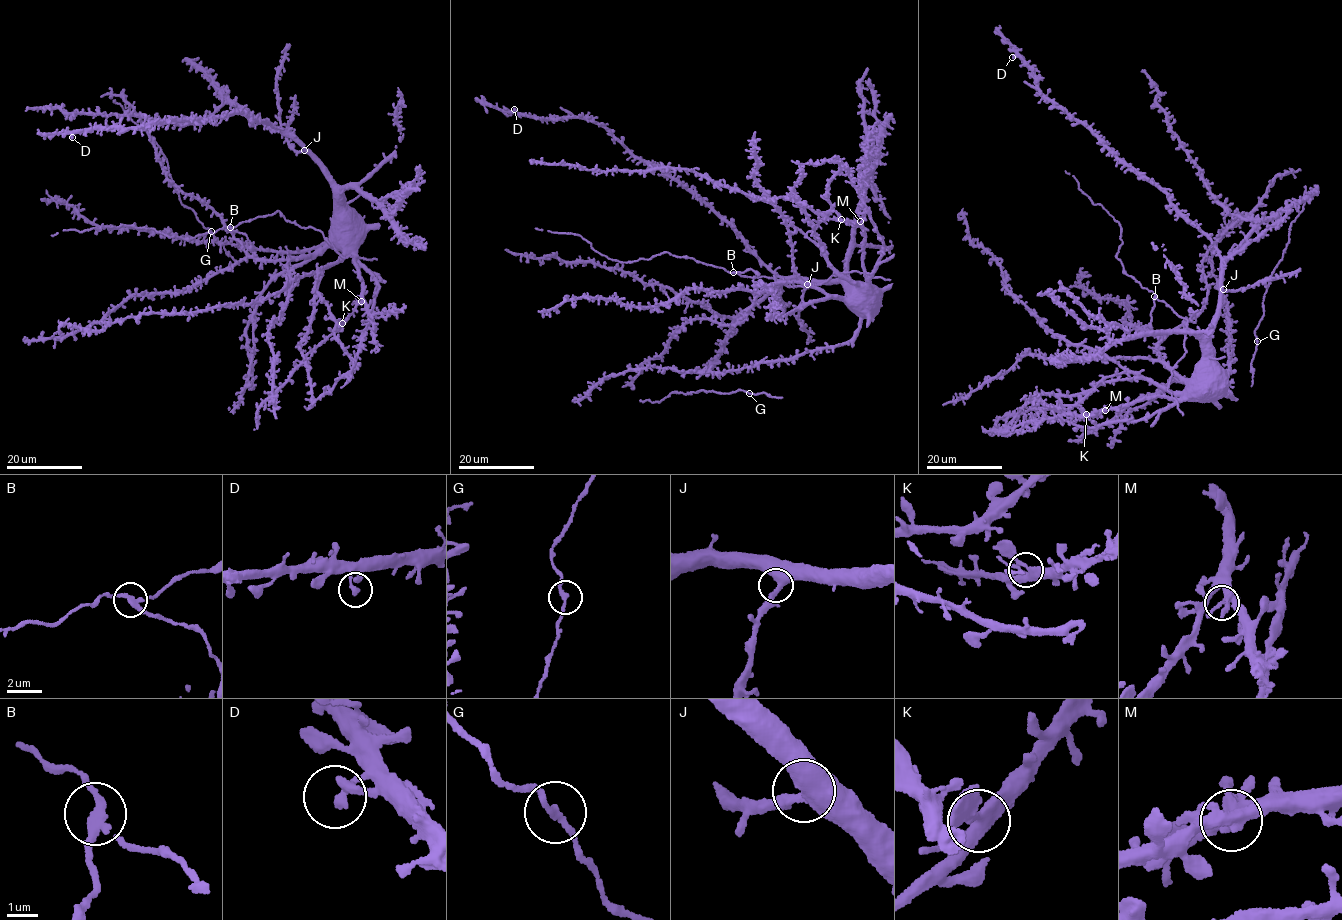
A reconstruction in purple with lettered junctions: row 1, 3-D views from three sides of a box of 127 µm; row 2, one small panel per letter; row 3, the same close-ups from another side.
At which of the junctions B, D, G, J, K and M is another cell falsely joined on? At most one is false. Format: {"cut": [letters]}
{"cut": ["B"]}

